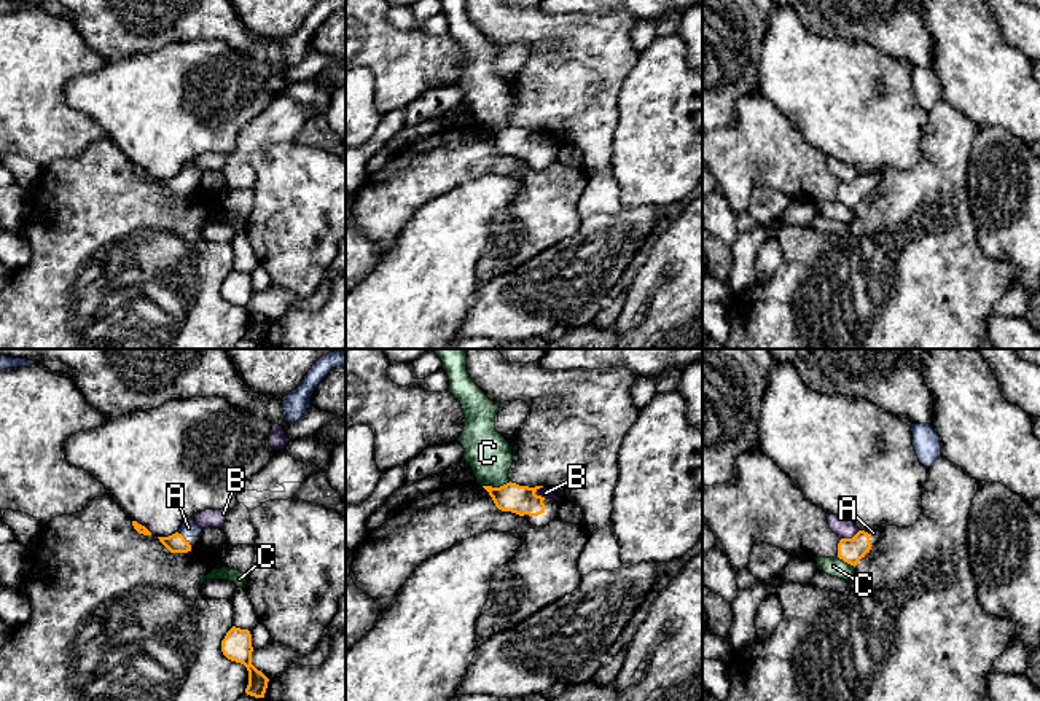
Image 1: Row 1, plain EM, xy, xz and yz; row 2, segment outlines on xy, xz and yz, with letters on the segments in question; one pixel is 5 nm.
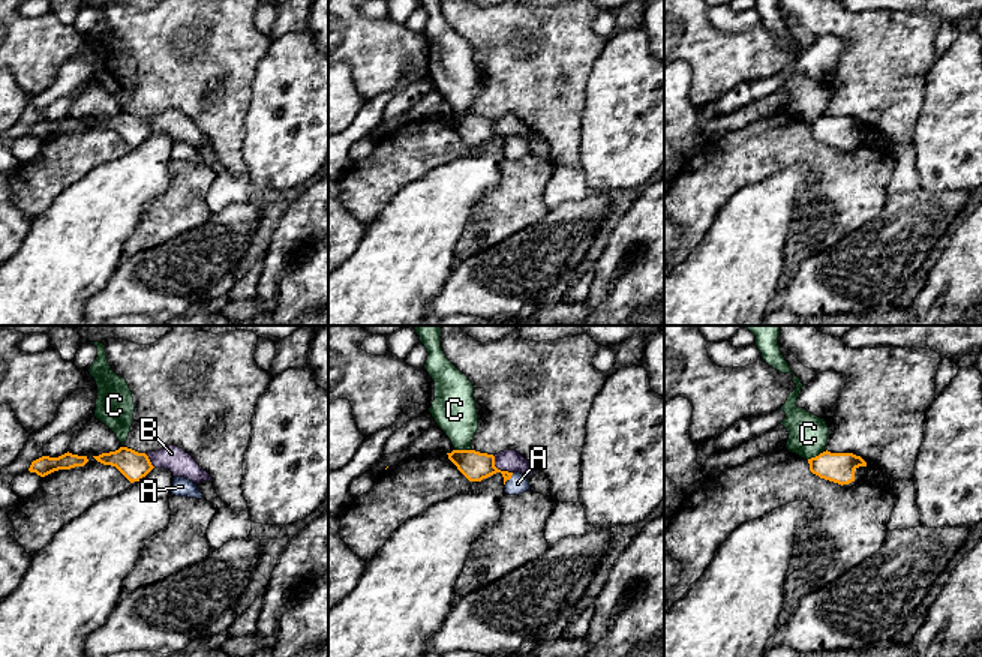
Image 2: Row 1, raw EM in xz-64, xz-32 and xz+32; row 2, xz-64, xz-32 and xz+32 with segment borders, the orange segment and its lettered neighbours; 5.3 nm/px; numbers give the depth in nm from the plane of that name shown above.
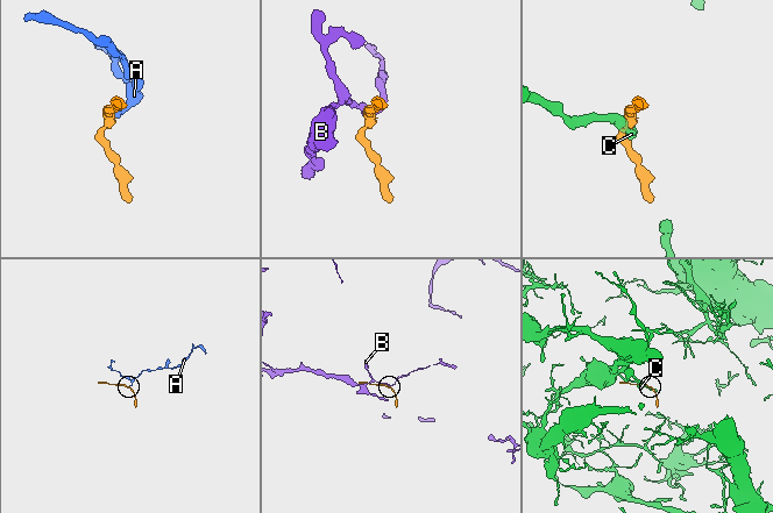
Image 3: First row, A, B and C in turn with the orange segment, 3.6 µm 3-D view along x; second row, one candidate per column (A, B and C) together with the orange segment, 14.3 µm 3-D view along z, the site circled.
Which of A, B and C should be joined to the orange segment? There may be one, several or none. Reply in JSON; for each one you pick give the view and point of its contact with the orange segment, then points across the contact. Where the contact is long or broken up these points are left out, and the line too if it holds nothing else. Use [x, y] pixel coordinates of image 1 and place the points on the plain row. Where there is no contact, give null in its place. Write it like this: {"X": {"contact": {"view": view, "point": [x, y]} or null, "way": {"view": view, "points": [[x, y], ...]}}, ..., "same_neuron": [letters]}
{"A": {"contact": {"view": "xy", "point": [180, 177]}, "way": {"view": "xy", "points": [[175, 187], [180, 177], [188, 171]]}}, "same_neuron": ["A"]}

